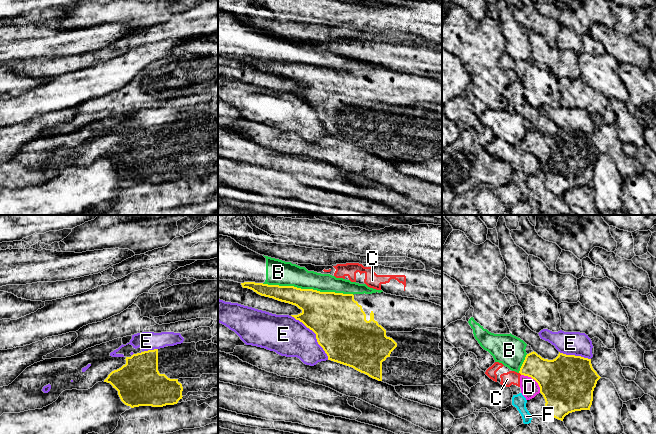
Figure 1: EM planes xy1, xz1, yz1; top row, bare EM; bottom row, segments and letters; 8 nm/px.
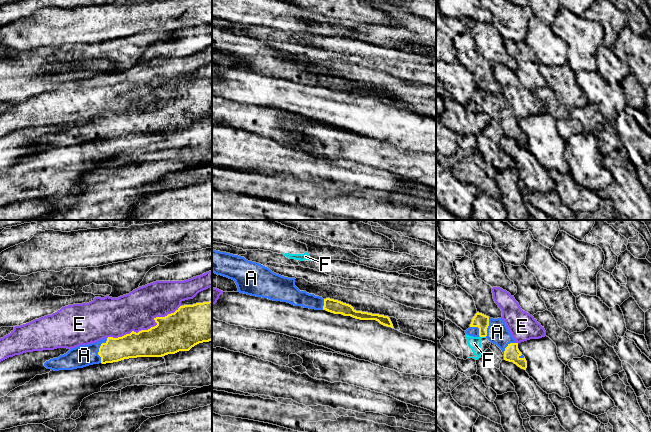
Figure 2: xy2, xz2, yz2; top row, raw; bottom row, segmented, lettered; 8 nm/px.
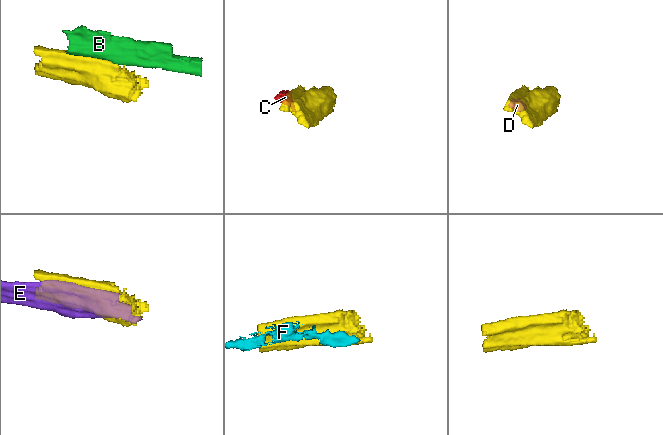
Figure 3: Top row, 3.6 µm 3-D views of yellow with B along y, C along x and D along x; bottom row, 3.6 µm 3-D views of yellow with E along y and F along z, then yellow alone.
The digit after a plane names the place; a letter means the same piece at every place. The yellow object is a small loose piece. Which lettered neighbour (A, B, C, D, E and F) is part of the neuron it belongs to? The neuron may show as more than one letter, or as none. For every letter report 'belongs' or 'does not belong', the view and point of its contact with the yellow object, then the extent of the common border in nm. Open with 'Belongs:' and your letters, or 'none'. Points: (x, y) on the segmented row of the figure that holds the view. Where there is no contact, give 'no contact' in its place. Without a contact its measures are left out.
Belongs: A
A: belongs | xy2 (99, 350) | 200 nm
B: does not belong | xz1 (308, 289) | 750 nm
C: does not belong | yz1 (520, 373) | 30 nm
D: does not belong | yz1 (534, 379) | 220 nm
E: does not belong | xy2 (148, 329) | 650 nm
F: does not belong | yz2 (482, 336) | 60 nm

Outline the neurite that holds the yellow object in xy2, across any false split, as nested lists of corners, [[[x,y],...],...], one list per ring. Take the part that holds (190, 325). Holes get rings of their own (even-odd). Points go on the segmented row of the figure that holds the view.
[[[212,301],[180,306],[174,313],[154,320],[157,325],[148,330],[80,345],[46,361],[44,366],[54,371],[73,370],[129,358],[162,357],[212,340]]]

